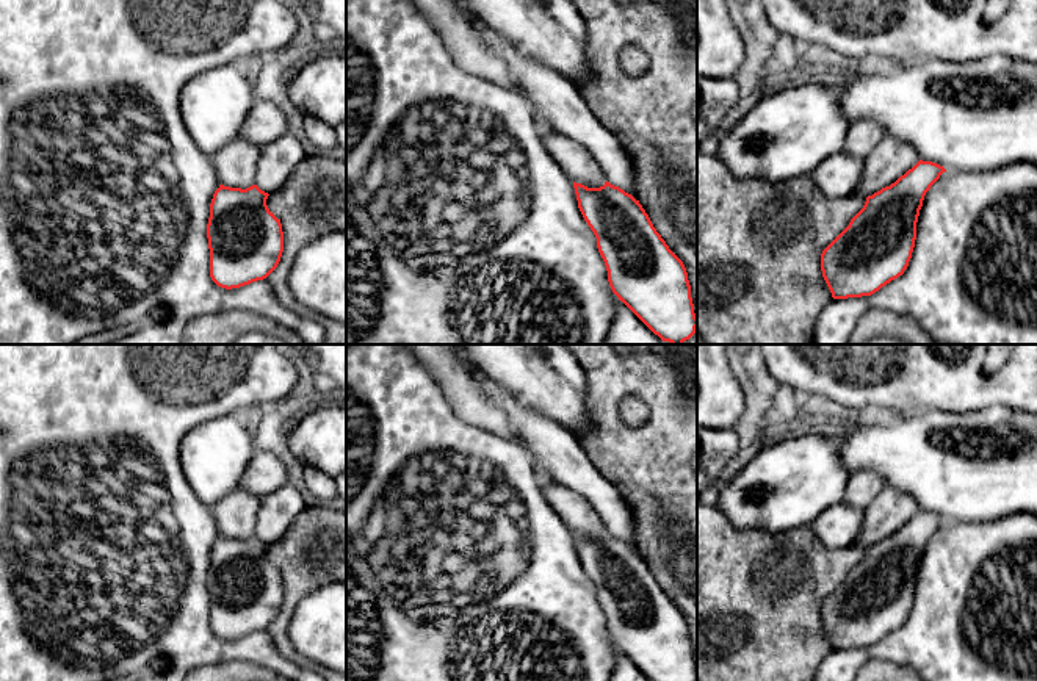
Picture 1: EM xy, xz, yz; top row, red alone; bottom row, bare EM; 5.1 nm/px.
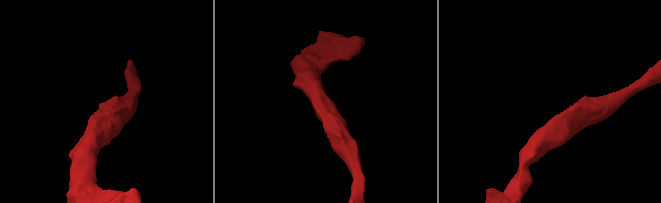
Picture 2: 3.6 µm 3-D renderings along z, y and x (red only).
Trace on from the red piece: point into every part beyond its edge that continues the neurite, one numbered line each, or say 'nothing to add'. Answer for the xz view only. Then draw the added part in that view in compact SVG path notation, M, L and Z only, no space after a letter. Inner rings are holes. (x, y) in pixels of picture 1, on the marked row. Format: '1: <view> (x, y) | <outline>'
nothing to add

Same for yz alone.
nothing to add

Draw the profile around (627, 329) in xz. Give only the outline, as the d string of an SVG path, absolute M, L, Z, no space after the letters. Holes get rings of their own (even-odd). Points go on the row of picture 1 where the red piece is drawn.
M622 301L603 344L664 344Z

